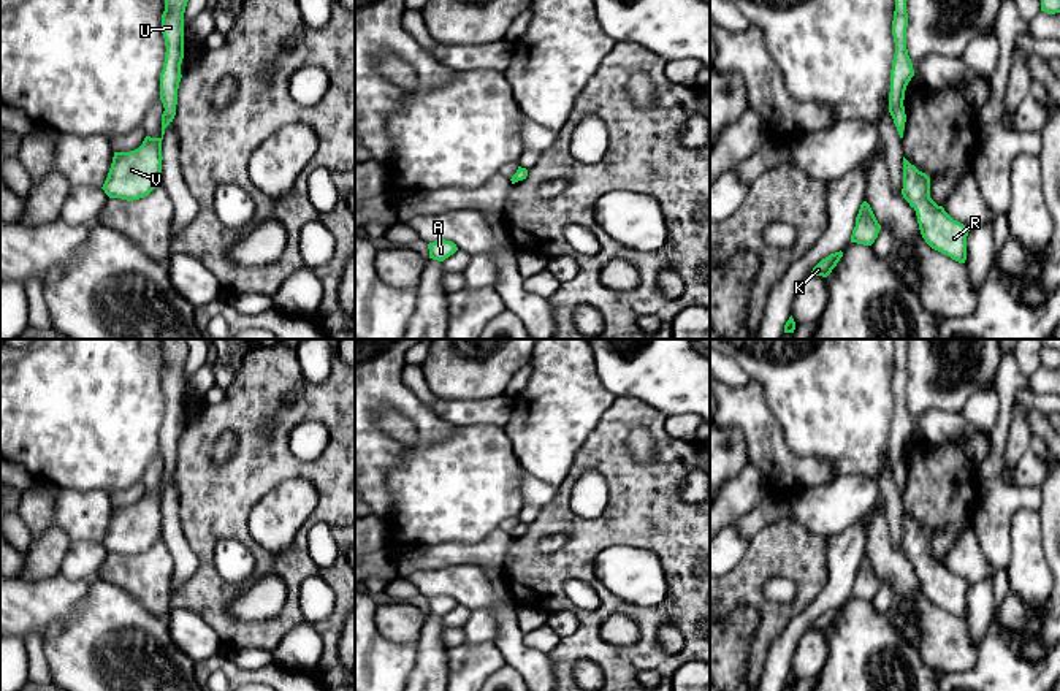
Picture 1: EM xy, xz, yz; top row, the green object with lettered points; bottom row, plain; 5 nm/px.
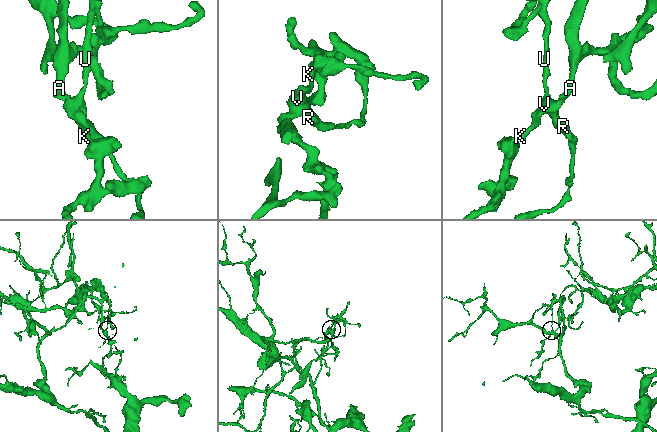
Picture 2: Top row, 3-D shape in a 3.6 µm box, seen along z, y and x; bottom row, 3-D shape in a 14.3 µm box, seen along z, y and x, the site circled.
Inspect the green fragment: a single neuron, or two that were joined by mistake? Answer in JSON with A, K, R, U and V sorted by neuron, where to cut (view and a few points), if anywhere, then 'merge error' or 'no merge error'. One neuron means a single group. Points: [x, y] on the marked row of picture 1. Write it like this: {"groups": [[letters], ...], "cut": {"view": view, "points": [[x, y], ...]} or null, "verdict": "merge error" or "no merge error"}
{"groups": [["A", "K", "R", "V"], ["U"]], "cut": {"view": "xy", "points": [[165, 118], [163, 127]]}, "verdict": "merge error"}

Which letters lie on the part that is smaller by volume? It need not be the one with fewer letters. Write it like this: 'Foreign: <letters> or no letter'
Foreign: U

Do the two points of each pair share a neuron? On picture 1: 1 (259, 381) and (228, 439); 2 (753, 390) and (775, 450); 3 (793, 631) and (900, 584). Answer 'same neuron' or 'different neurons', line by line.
1: different neurons
2: same neuron
3: different neurons

